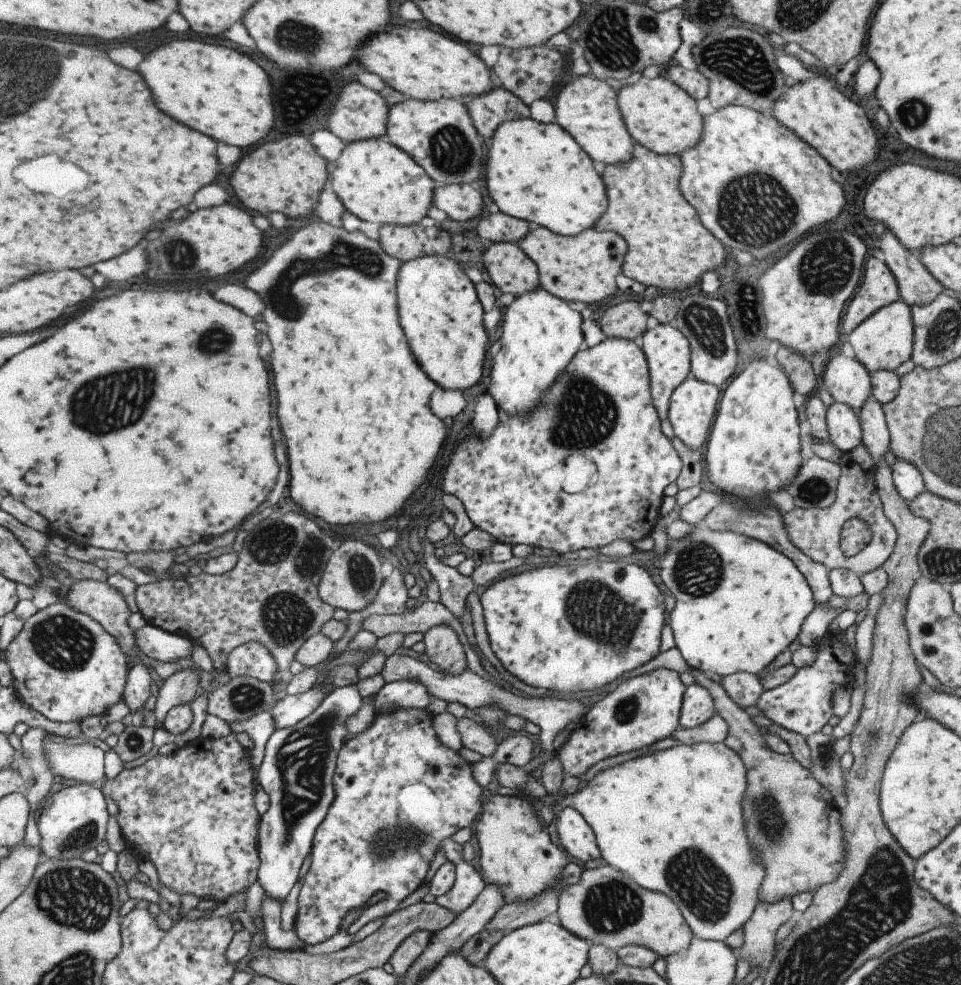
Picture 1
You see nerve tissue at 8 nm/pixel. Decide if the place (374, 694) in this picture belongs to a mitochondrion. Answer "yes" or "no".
no

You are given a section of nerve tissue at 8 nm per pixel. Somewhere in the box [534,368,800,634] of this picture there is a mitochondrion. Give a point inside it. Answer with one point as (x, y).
(585, 415)

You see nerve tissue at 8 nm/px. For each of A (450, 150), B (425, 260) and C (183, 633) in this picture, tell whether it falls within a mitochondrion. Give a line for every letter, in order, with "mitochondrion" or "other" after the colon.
A: mitochondrion
B: other
C: other

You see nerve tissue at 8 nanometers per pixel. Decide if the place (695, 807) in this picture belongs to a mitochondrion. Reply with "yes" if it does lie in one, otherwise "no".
no

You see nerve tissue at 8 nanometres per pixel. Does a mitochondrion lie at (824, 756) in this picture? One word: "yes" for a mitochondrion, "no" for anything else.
yes

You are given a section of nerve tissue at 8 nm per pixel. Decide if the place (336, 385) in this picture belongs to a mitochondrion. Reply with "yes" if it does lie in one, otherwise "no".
no

